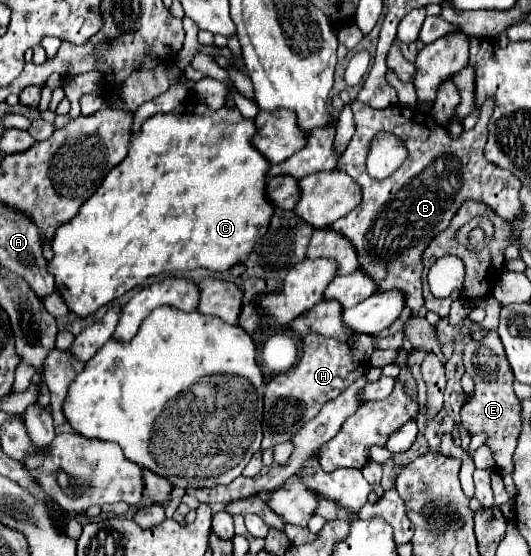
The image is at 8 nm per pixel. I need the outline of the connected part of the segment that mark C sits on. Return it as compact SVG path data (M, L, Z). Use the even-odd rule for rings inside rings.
M184 102L182 106L178 106L176 110L168 112L168 114L154 114L150 116L140 132L132 138L130 142L130 152L128 156L110 170L110 174L104 178L104 182L100 184L100 188L94 192L92 198L88 198L84 202L84 208L80 208L80 212L68 220L68 224L62 224L54 238L52 238L52 252L54 258L48 262L48 272L54 276L56 286L64 286L62 288L62 298L68 304L68 310L74 312L80 318L90 316L92 312L96 312L100 306L108 304L110 300L122 296L124 292L128 292L130 288L138 286L144 278L150 276L158 276L158 274L166 274L166 272L176 272L176 270L194 270L194 268L208 268L214 272L224 272L228 268L232 268L234 264L242 264L248 254L252 252L256 240L260 236L264 236L264 230L268 230L270 218L274 214L274 206L268 202L268 198L264 198L264 184L266 184L266 170L270 168L268 160L250 144L250 138L254 136L254 120L244 120L238 112L238 108L220 108L220 110L208 110L202 104L196 102Z

